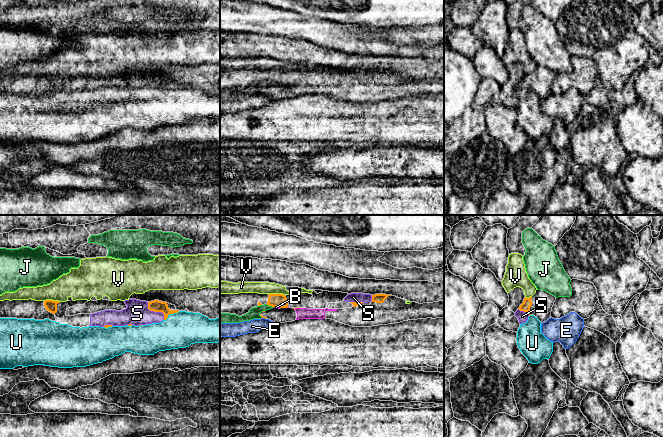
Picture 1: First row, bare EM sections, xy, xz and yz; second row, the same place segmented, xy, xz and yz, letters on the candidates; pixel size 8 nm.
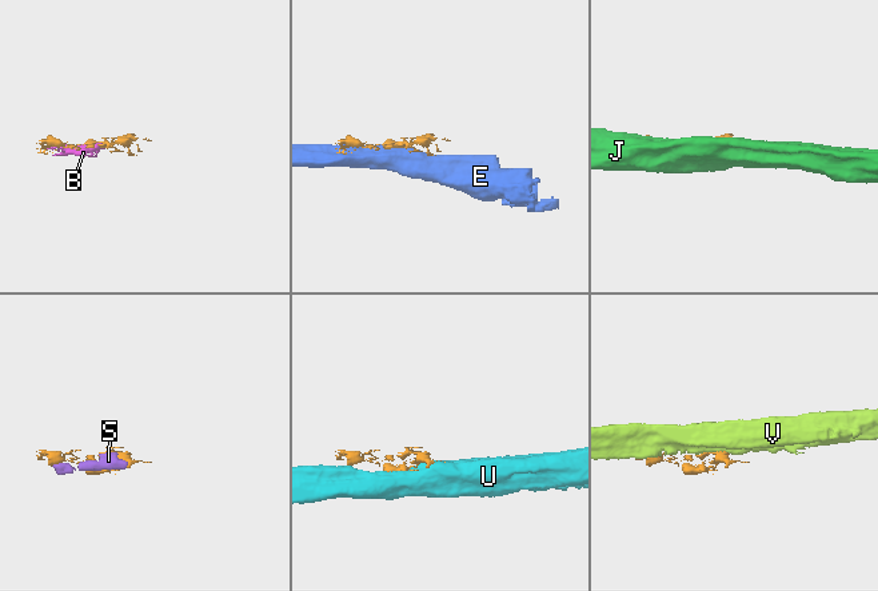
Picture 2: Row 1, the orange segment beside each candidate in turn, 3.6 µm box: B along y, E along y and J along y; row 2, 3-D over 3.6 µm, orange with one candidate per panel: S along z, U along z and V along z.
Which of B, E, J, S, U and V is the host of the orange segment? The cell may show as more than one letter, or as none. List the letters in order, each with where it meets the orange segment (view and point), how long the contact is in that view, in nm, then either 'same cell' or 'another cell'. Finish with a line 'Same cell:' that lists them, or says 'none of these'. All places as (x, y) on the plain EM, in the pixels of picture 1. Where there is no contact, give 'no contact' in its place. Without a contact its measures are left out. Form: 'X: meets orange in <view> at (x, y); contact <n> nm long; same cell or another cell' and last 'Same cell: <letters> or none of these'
B: meets orange in xz at (278, 82); contact 40 nm long; same cell
E: meets orange in xz at (264, 93); contact 40 nm long; another cell
J: meets orange in xz at (269, 81); contact 60 nm long; another cell
S: meets orange in xy at (155, 87); contact 200 nm long; same cell
U: meets orange in xy at (171, 89); contact 150 nm long; another cell
V: meets orange in xz at (276, 70); contact 140 nm long; another cell
Same cell: B, S

